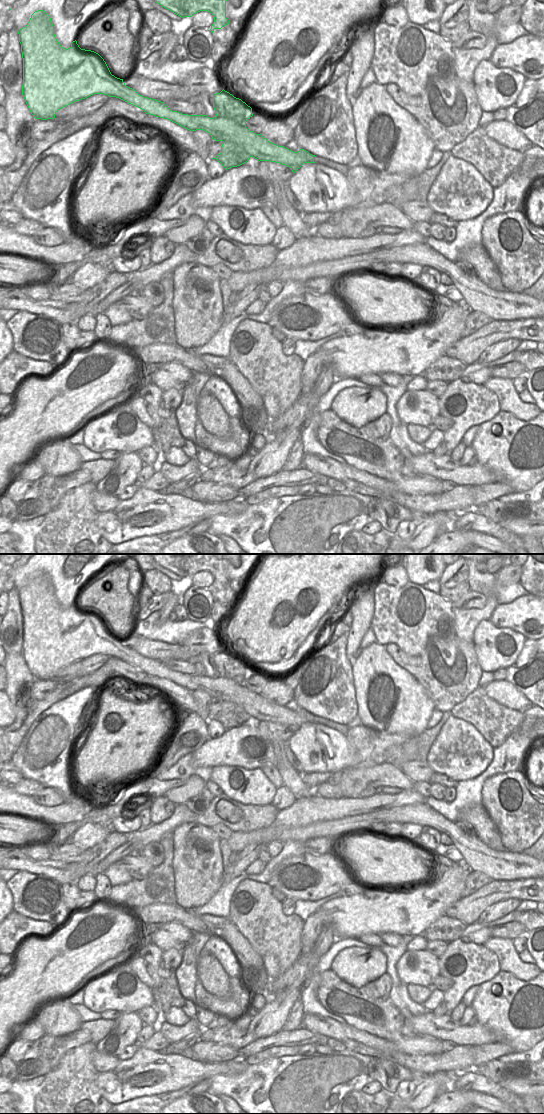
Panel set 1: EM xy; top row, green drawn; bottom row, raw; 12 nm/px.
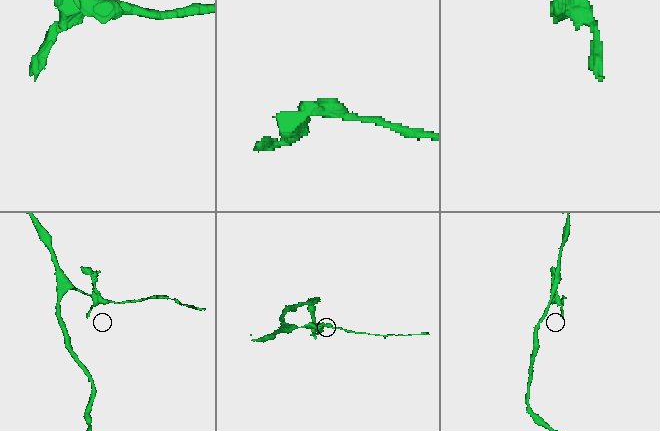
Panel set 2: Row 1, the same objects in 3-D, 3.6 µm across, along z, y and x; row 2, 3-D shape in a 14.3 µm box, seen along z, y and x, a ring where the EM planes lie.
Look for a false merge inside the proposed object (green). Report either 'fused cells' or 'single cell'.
fused cells

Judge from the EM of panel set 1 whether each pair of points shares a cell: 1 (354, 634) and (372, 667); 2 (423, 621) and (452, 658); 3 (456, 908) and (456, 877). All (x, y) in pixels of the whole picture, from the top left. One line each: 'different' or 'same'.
1: different
2: different
3: different

